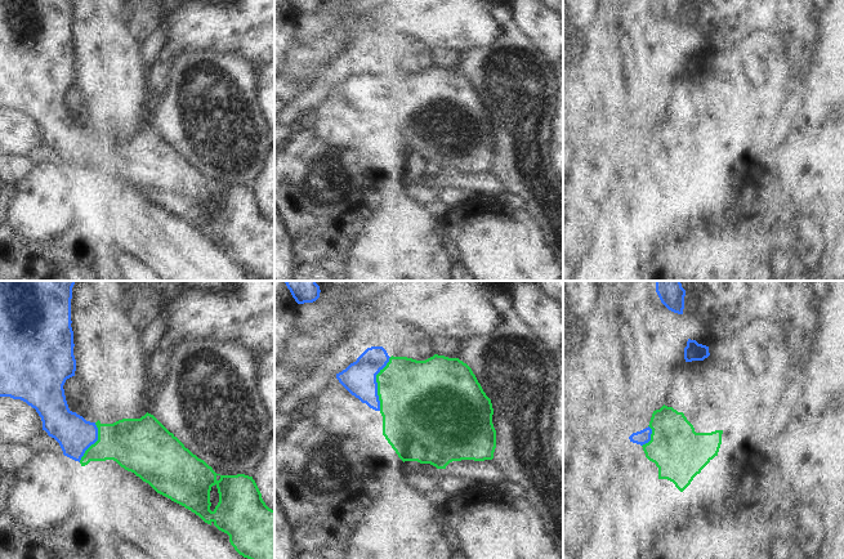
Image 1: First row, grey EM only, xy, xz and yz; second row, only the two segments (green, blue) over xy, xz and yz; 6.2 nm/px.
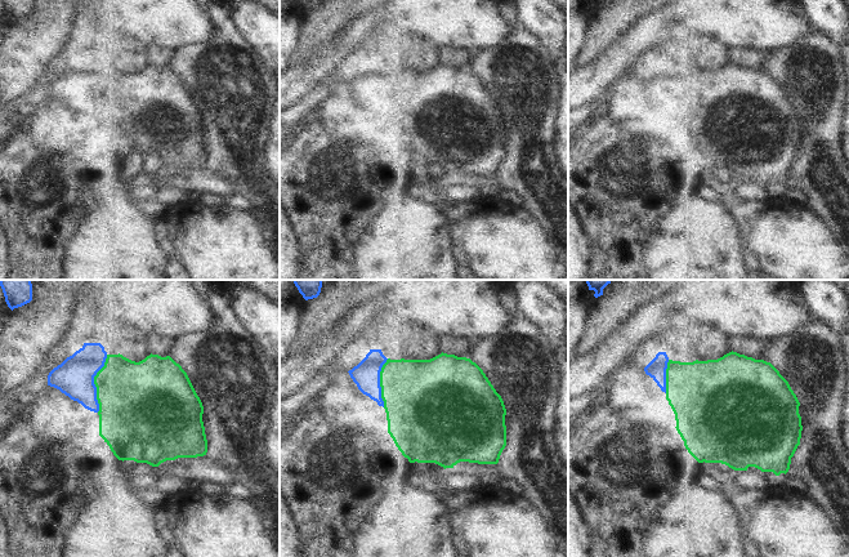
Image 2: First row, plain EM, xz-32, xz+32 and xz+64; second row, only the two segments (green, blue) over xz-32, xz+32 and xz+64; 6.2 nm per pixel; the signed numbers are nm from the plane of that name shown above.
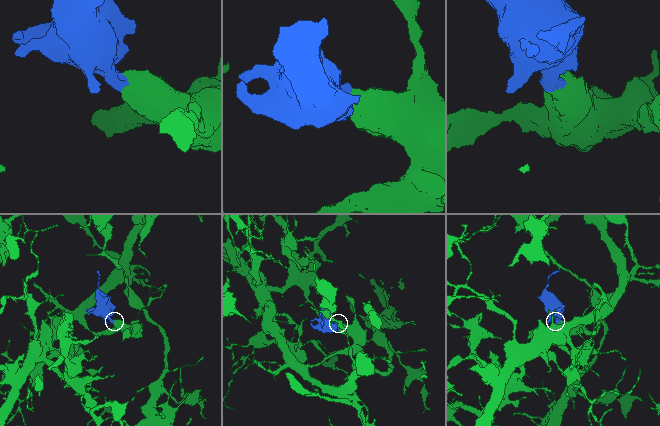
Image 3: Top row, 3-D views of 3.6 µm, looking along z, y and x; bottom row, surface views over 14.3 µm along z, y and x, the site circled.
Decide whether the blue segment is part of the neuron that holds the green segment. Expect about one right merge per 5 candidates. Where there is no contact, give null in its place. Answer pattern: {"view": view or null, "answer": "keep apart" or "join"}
{"view": "xz", "answer": "join"}

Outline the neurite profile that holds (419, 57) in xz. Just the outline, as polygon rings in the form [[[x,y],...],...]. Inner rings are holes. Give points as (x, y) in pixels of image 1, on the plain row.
[[[397,43],[388,50],[385,58],[393,68],[416,72],[425,72],[436,66],[433,48],[424,43]]]

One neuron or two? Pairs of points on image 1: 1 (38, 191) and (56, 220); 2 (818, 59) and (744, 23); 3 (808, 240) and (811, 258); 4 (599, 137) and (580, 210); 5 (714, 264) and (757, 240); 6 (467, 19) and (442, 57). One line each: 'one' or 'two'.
1: one
2: two
3: one
4: one
5: two
6: two

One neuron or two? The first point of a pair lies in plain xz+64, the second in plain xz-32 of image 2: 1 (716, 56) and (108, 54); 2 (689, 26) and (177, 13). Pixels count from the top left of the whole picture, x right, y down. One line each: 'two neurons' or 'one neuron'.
1: one neuron
2: one neuron

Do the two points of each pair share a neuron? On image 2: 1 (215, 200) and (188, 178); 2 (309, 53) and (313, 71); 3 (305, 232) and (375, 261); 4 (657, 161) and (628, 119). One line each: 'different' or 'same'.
1: different
2: different
3: different
4: different

